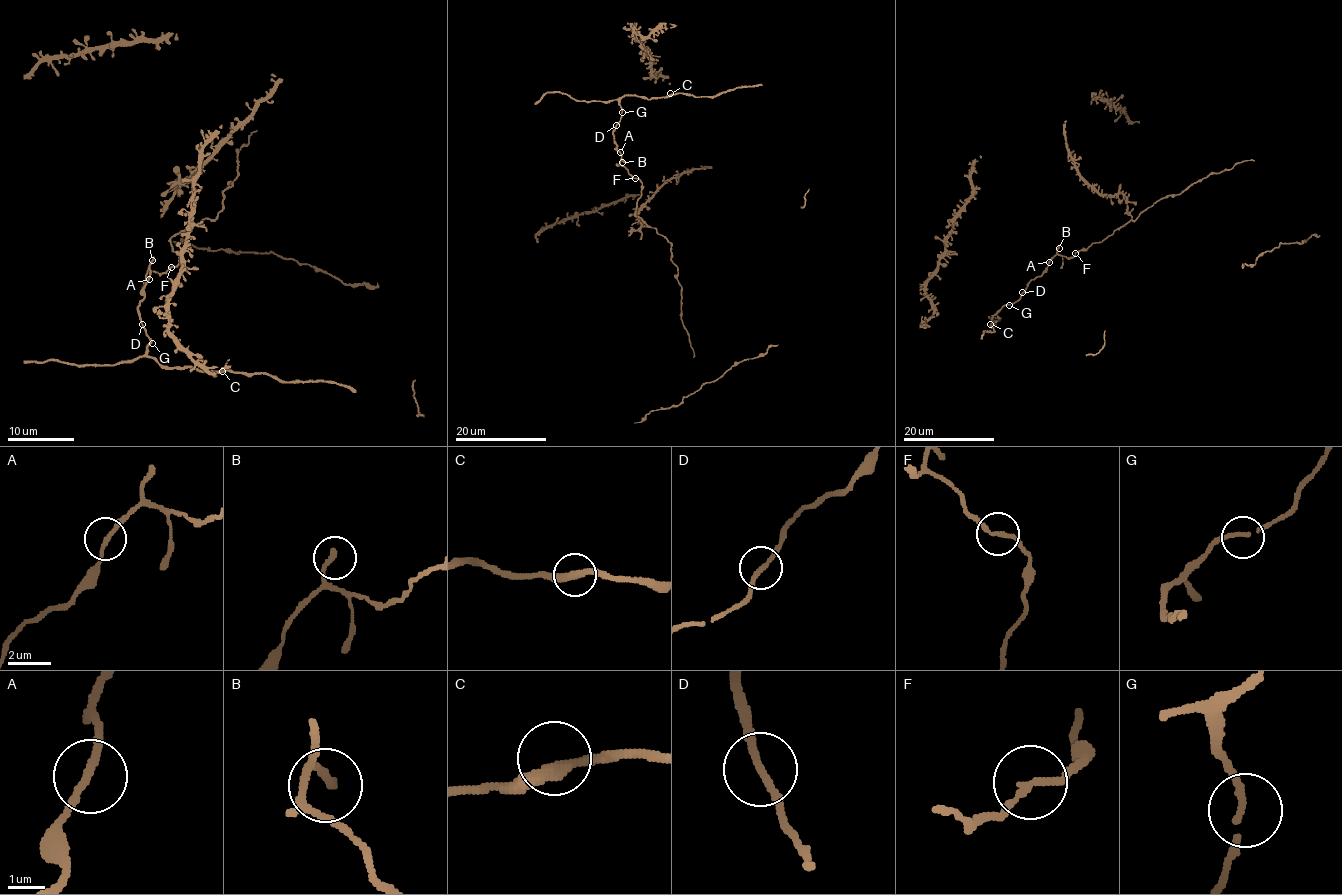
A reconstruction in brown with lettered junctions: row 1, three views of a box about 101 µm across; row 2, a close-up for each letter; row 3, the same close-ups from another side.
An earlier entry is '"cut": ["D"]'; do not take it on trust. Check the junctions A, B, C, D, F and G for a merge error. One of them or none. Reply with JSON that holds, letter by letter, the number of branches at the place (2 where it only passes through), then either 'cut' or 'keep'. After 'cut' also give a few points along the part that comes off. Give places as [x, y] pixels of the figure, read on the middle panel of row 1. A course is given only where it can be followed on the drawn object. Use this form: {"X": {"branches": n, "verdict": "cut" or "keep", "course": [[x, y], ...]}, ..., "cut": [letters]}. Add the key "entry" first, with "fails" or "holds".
{"entry": "fails", "A": {"branches": 2, "verdict": "keep"}, "B": {"branches": 1, "verdict": "keep"}, "C": {"branches": 2, "verdict": "keep"}, "D": {"branches": 2, "verdict": "keep"}, "F": {"branches": 2, "verdict": "keep"}, "G": {"branches": 2, "verdict": "keep"}, "cut": []}

